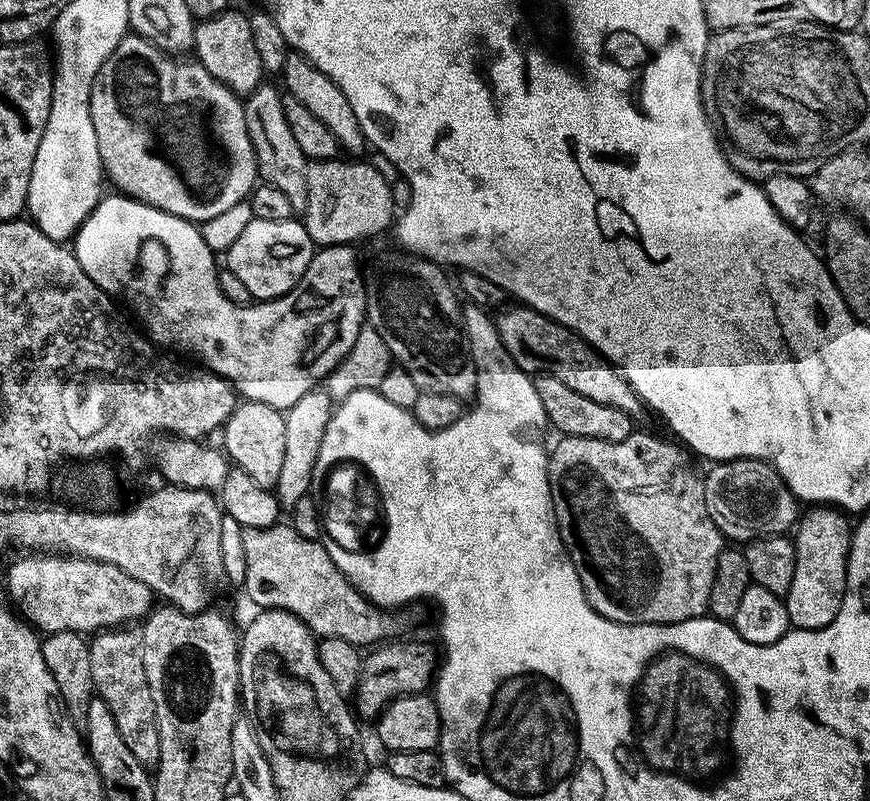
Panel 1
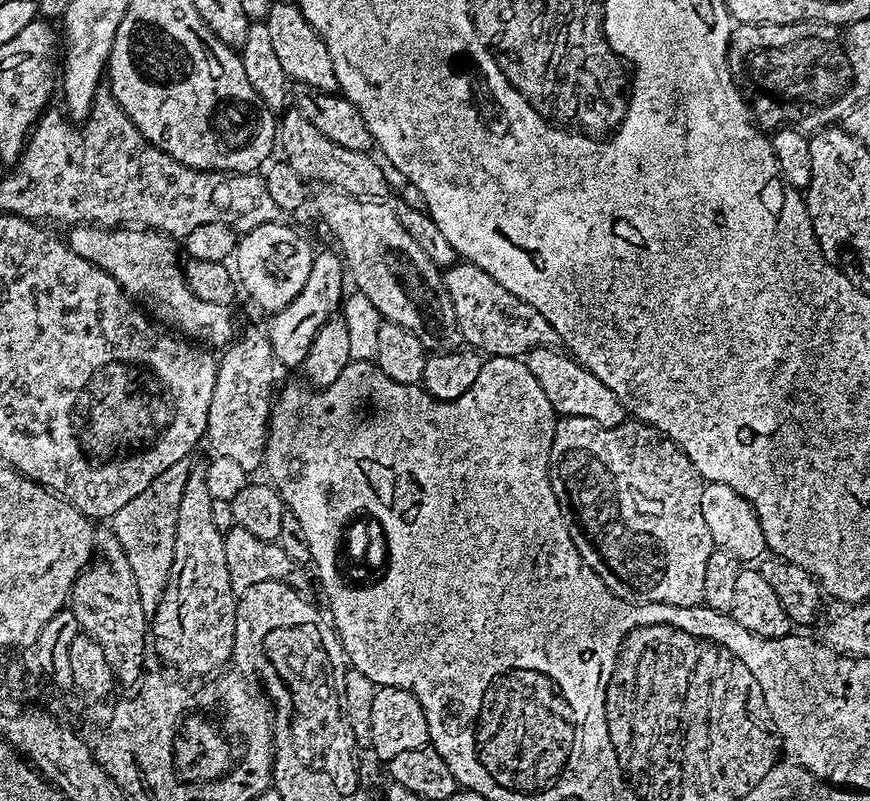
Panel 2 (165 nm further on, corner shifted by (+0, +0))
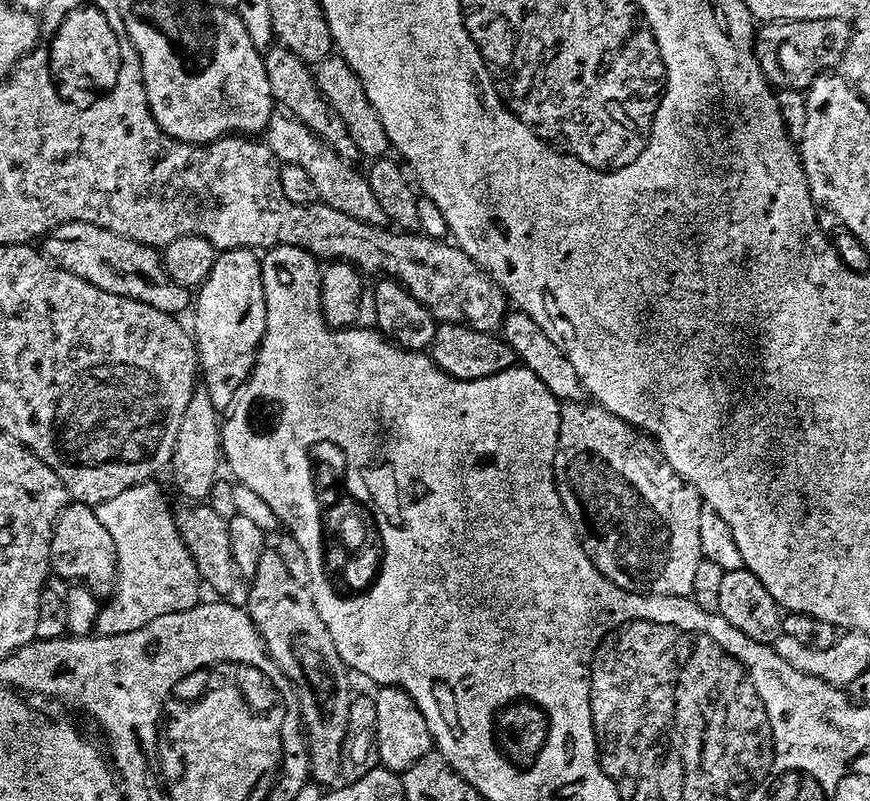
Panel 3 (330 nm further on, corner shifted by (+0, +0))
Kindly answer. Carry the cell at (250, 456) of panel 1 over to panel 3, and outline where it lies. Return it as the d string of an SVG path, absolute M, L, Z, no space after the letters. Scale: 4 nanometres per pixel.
M230 248L221 251L217 255L213 268L210 269L210 274L206 278L206 282L200 285L194 296L194 309L196 308L196 317L192 320L192 328L190 324L190 332L196 342L196 358L198 361L198 372L202 377L202 387L210 394L210 402L214 404L218 410L231 409L233 402L236 400L236 395L240 393L240 388L252 375L252 368L256 365L256 352L260 349L260 343L264 337L266 330L266 290L262 286L262 270L260 269L261 257L257 255L251 248Z

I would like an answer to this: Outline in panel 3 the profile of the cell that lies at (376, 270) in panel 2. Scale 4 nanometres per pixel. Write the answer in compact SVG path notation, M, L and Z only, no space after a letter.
M274 114L267 128L262 133L269 150L276 155L281 164L302 166L310 182L314 182L317 201L326 206L334 206L334 210L342 210L342 214L350 214L350 218L367 221L370 224L383 225L382 206L378 206L374 193L368 185L368 177L360 172L349 161L338 158L330 146L326 146L308 127L287 114Z

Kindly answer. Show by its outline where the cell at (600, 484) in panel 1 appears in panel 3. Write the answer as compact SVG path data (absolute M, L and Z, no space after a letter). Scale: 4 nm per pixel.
M564 402L560 405L560 429L558 430L558 446L552 463L552 477L556 480L556 489L560 495L560 505L564 507L564 513L570 518L574 526L576 536L580 544L586 550L590 562L599 570L605 578L619 588L625 588L627 592L647 593L649 590L653 596L682 596L691 597L694 590L694 574L698 571L698 562L701 560L700 543L698 542L698 514L702 507L702 501L698 490L690 486L680 477L666 462L662 450L655 440L646 432L641 432L633 424L626 423L622 418L610 414L595 402Z

